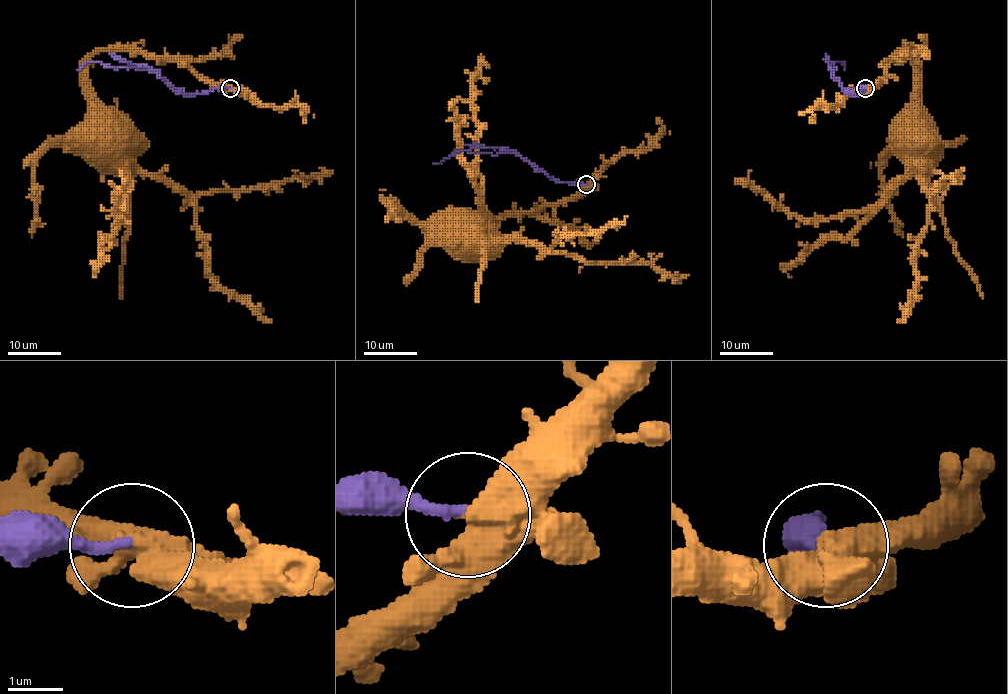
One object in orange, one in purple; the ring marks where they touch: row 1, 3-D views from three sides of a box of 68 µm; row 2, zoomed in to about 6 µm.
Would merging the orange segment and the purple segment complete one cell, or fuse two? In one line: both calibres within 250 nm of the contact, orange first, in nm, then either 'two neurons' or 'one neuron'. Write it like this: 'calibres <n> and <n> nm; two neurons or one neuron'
calibres 440 and 200 nm; two neurons

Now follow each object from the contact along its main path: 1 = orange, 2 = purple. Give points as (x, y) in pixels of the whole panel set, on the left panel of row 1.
1: (231, 89), (199, 78), (180, 61), (150, 58), (130, 50), (99, 50), (87, 69), (91, 141), (122, 171)
2: (231, 89), (212, 89), (187, 95), (179, 94), (154, 71), (139, 67), (112, 67), (88, 61), (78, 70)

